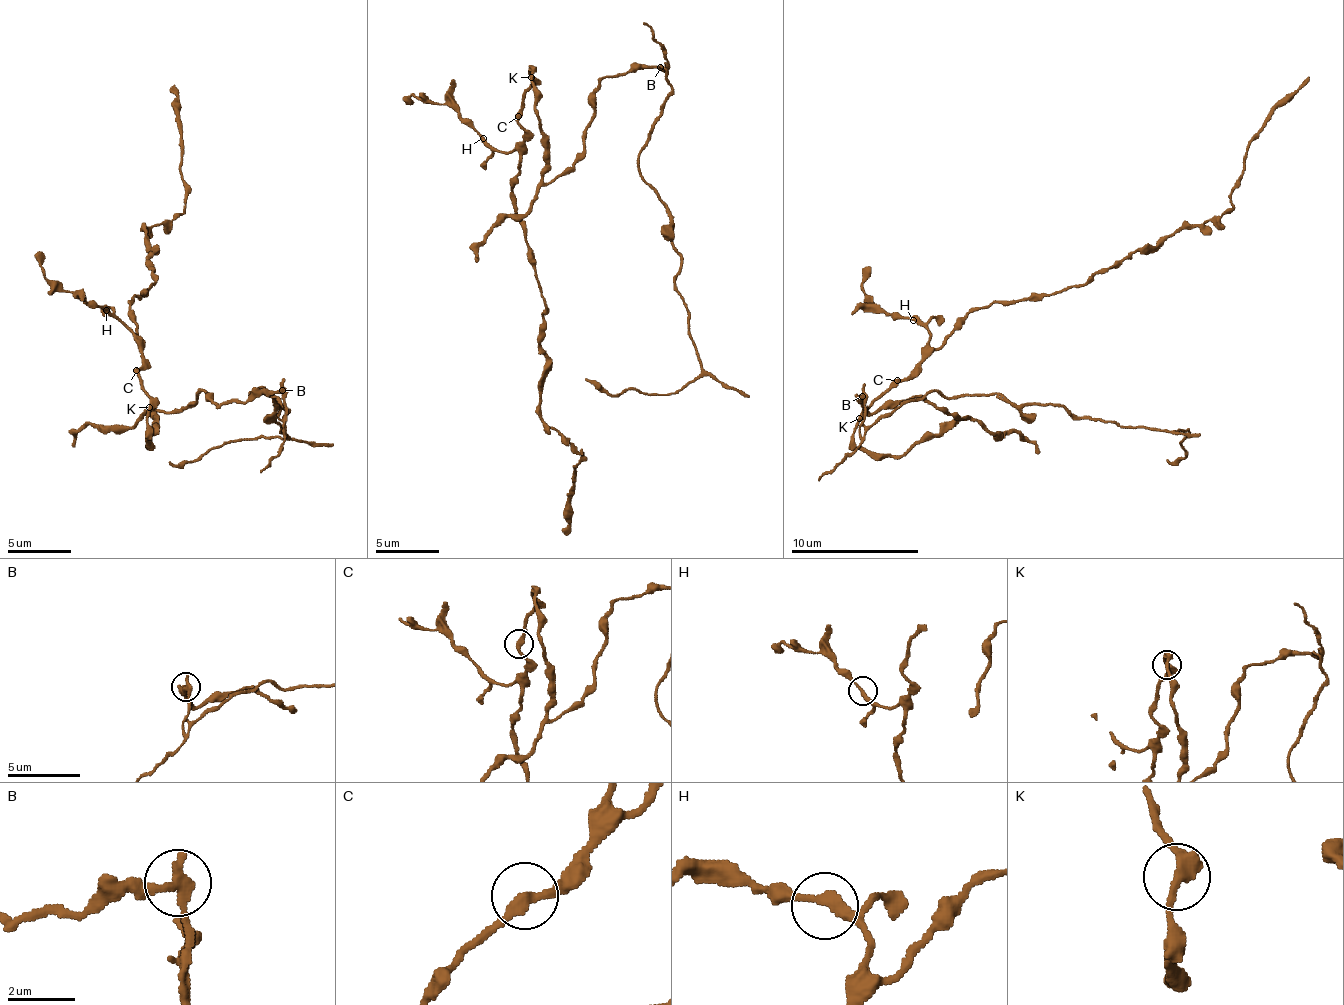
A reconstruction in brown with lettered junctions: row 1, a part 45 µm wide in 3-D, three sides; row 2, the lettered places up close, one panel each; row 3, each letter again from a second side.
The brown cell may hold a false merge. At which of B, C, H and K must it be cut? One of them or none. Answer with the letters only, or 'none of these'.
B

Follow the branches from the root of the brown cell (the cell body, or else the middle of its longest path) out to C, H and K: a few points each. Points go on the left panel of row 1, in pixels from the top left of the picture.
C: (155, 426), (156, 431), (145, 447), (149, 442), (146, 439), (148, 394), (136, 370)
H: (155, 426), (145, 447), (149, 407), (136, 373), (140, 342), (106, 310)
K: (155, 426), (156, 431), (145, 447), (149, 445), (147, 410), (149, 407)

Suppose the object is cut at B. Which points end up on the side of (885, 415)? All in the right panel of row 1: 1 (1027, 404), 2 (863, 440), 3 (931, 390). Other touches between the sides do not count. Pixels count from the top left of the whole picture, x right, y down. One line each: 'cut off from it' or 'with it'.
1: with it
2: with it
3: with it

